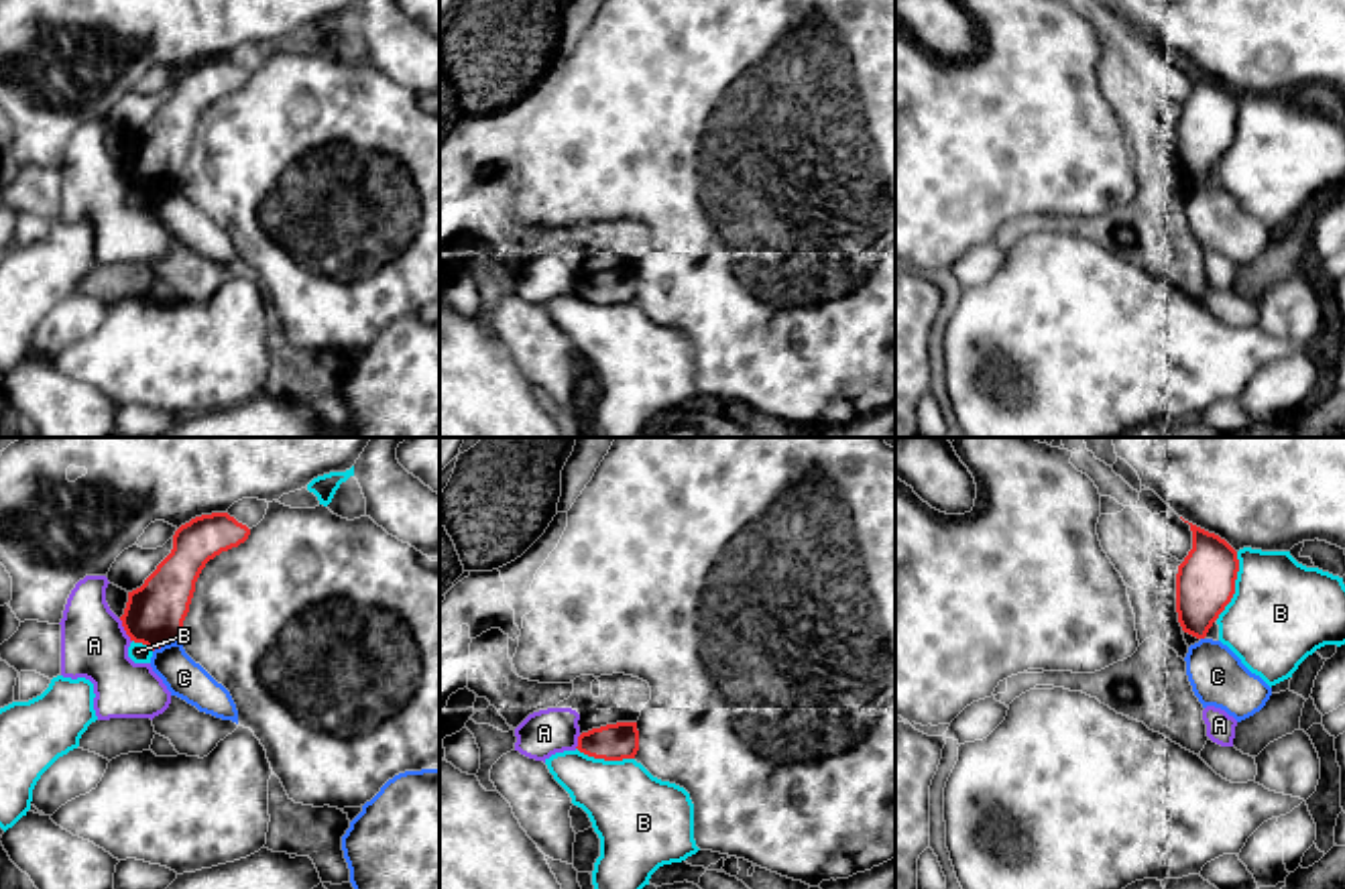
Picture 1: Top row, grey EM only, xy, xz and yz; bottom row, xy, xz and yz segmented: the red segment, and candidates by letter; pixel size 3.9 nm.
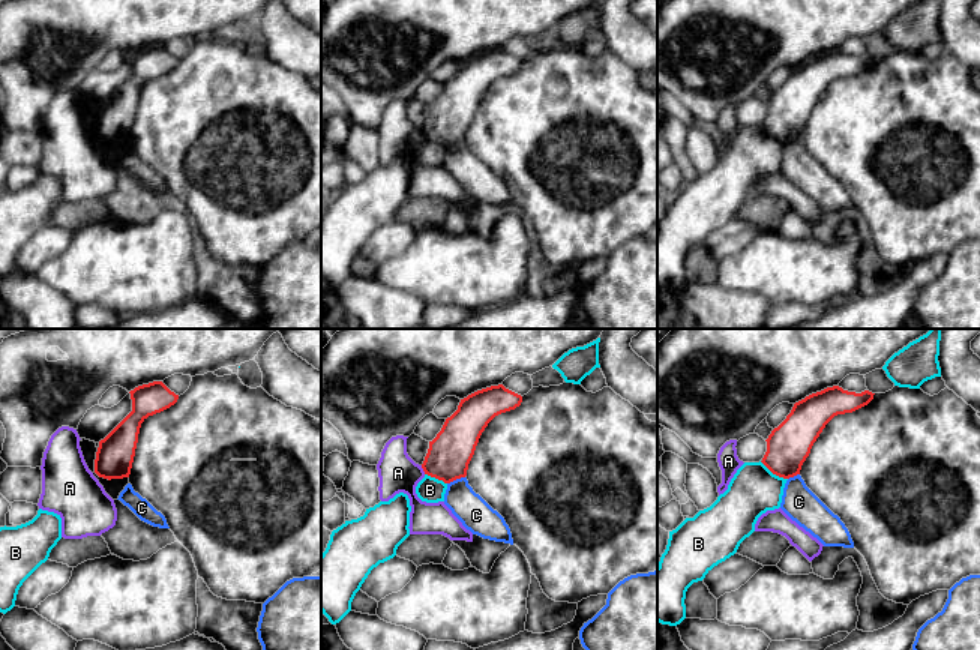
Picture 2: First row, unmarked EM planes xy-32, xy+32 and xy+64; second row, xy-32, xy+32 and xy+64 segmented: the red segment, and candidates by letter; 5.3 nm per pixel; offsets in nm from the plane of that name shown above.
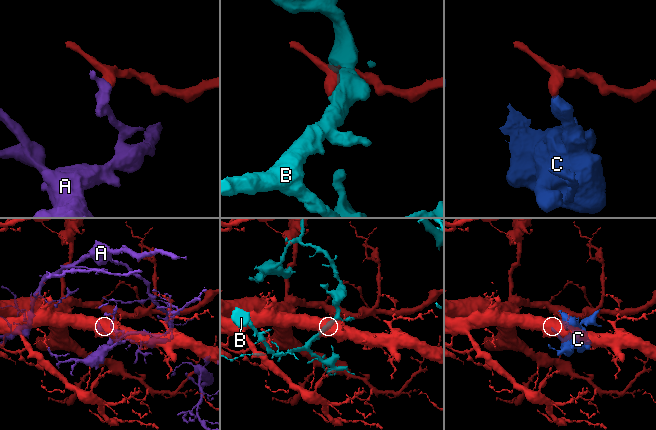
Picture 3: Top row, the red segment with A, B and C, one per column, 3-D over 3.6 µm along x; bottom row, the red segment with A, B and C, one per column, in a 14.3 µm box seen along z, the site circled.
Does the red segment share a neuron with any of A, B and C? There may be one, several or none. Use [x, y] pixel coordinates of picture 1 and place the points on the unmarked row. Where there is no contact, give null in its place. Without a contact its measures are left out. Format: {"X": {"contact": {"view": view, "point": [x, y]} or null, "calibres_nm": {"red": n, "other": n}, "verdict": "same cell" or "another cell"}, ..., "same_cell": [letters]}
{"A": {"contact": {"view": "xy", "point": [125, 173]}, "calibres_nm": {"red": 240, "other": 260}, "verdict": "another cell"}, "B": {"contact": {"view": "yz", "point": [1234, 131]}, "calibres_nm": {"red": 240, "other": 400}, "verdict": "another cell"}, "C": {"contact": {"view": "xy", "point": [165, 188]}, "calibres_nm": {"red": 240, "other": 160}, "verdict": "another cell"}, "same_cell": []}

